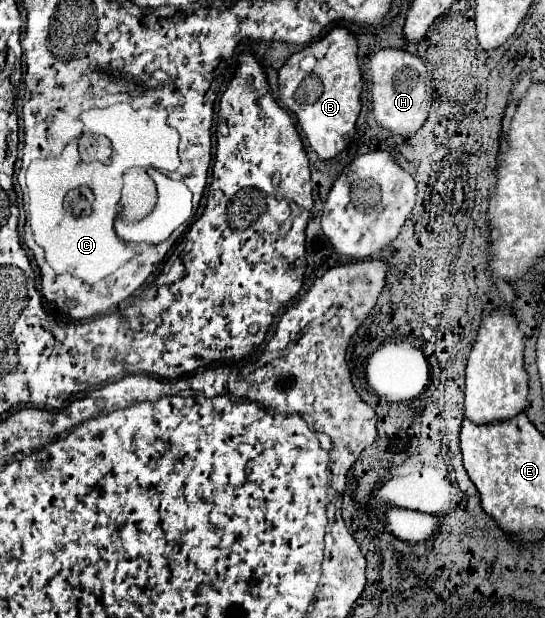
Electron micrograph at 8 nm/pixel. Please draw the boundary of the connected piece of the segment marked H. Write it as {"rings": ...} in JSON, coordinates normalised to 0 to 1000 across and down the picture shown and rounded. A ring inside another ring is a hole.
{"rings":[[[712,76],[712,79],[697,79],[679,95],[679,112],[683,112],[683,134],[686,134],[683,170],[694,202],[730,218],[763,215],[785,189],[793,170],[793,150],[796,150],[793,138],[785,138],[789,128],[778,102],[763,89],[741,79]]]}

